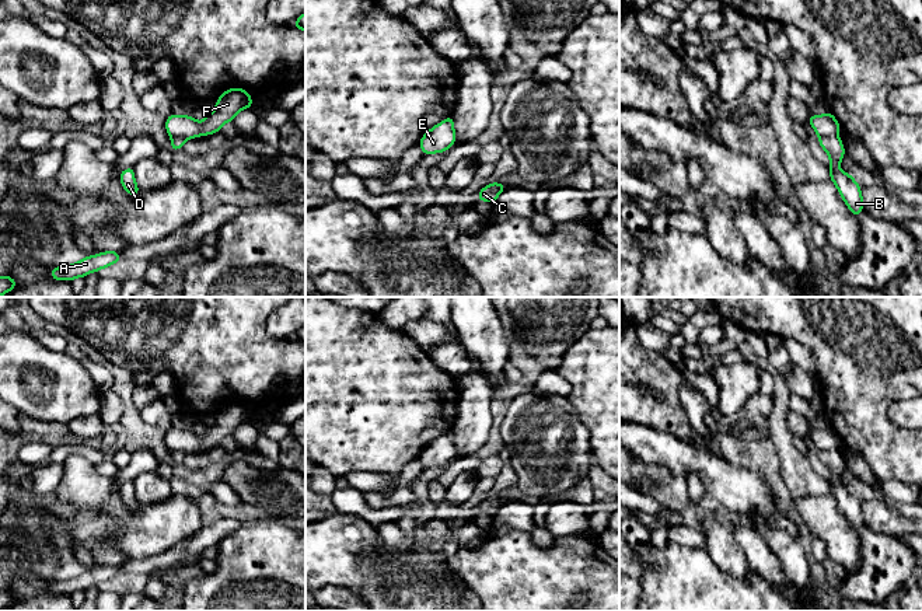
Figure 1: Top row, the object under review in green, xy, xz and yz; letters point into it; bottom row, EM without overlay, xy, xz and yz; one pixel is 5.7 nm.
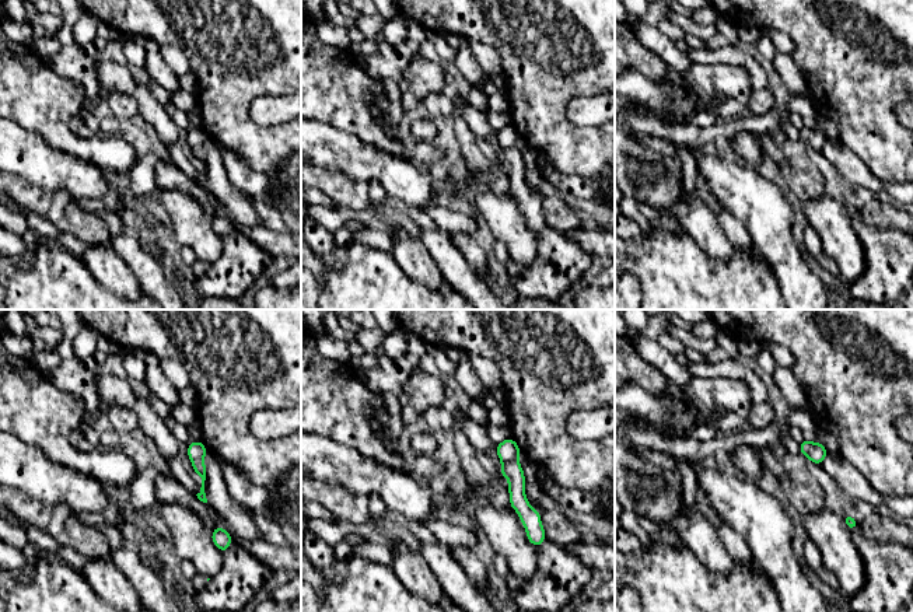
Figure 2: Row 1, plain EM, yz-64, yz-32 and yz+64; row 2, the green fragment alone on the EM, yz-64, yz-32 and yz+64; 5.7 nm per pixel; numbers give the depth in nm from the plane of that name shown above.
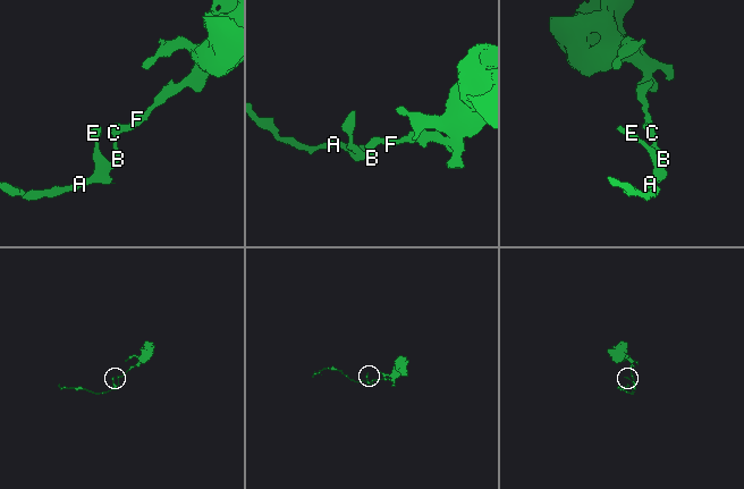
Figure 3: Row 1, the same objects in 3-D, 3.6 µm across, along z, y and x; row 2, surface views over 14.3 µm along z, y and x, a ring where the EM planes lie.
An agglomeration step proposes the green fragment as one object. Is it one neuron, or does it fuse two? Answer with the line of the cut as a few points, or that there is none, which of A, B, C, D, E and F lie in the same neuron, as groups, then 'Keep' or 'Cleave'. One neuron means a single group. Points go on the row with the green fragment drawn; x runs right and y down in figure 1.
Split along yz (837, 133), (820, 138). Groups: A B C D E / F. Cleave

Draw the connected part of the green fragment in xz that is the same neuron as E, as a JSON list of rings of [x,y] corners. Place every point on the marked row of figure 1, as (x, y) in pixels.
[[[450,115],[432,129],[429,129],[420,139],[419,147],[423,154],[444,153],[455,144],[454,118]]]

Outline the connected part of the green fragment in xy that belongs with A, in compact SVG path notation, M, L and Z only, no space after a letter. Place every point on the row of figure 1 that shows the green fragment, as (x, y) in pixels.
M104 251L97 255L85 256L78 262L69 266L55 266L50 270L50 277L53 280L67 280L71 282L76 277L85 277L91 272L99 272L102 268L108 268L113 263L121 262L118 251Z

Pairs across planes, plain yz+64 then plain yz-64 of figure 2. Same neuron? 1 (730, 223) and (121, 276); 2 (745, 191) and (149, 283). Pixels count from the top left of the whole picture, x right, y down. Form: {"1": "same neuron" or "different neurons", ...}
{"1": "different neurons", "2": "different neurons"}

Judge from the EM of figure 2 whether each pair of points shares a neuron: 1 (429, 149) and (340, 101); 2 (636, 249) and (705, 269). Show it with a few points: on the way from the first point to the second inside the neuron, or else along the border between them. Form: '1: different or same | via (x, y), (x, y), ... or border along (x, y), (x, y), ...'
1: same | via (406, 150), (399, 150), (381, 142), (363, 123)
2: same | via (653, 259), (663, 262), (670, 269), (688, 269)

